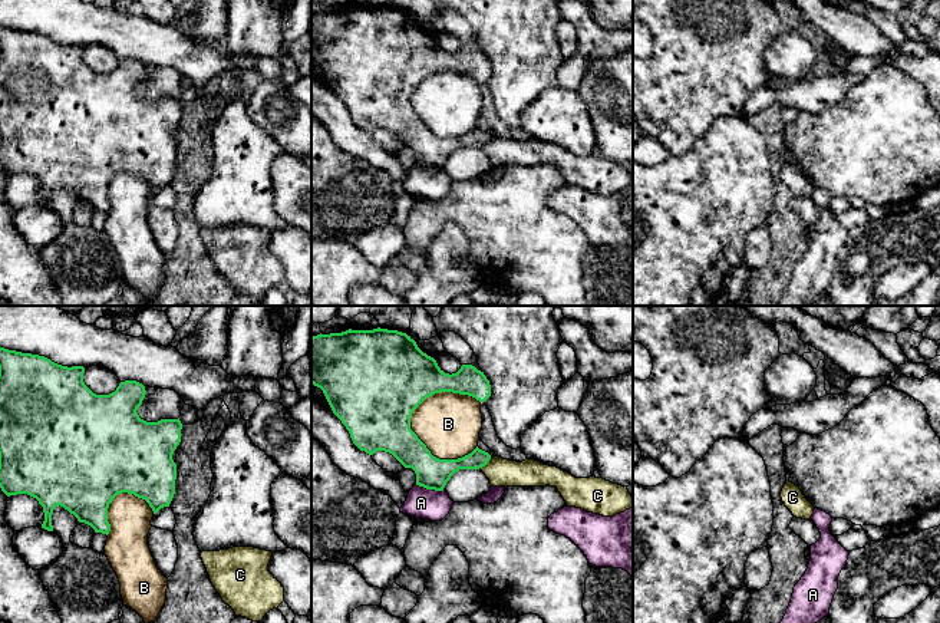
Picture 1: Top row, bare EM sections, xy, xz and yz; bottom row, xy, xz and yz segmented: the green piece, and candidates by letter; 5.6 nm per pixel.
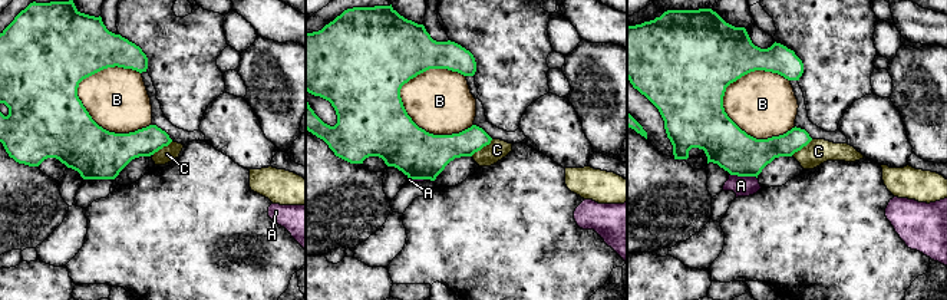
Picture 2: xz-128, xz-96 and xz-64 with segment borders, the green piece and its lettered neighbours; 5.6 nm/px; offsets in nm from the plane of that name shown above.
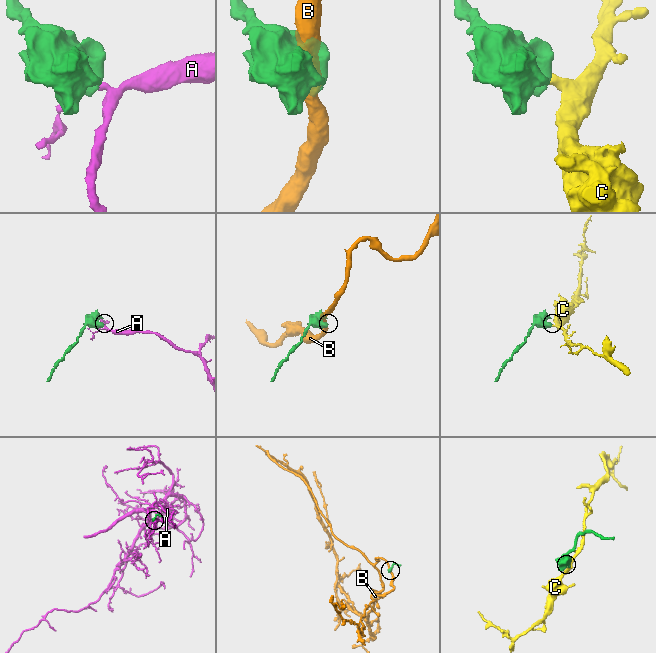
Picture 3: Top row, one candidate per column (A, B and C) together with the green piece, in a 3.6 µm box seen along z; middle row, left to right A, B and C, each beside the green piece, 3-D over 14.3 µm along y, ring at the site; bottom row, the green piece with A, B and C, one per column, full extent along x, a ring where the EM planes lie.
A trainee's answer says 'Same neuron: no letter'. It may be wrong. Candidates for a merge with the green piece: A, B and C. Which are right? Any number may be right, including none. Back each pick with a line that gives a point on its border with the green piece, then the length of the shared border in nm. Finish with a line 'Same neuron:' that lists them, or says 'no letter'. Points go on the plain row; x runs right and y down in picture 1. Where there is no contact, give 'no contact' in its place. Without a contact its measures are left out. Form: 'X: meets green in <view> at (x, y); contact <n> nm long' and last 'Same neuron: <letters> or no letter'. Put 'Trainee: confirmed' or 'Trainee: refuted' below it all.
Same neuron: no letter
Trainee: confirmed

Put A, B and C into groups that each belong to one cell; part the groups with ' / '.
A / B / C

